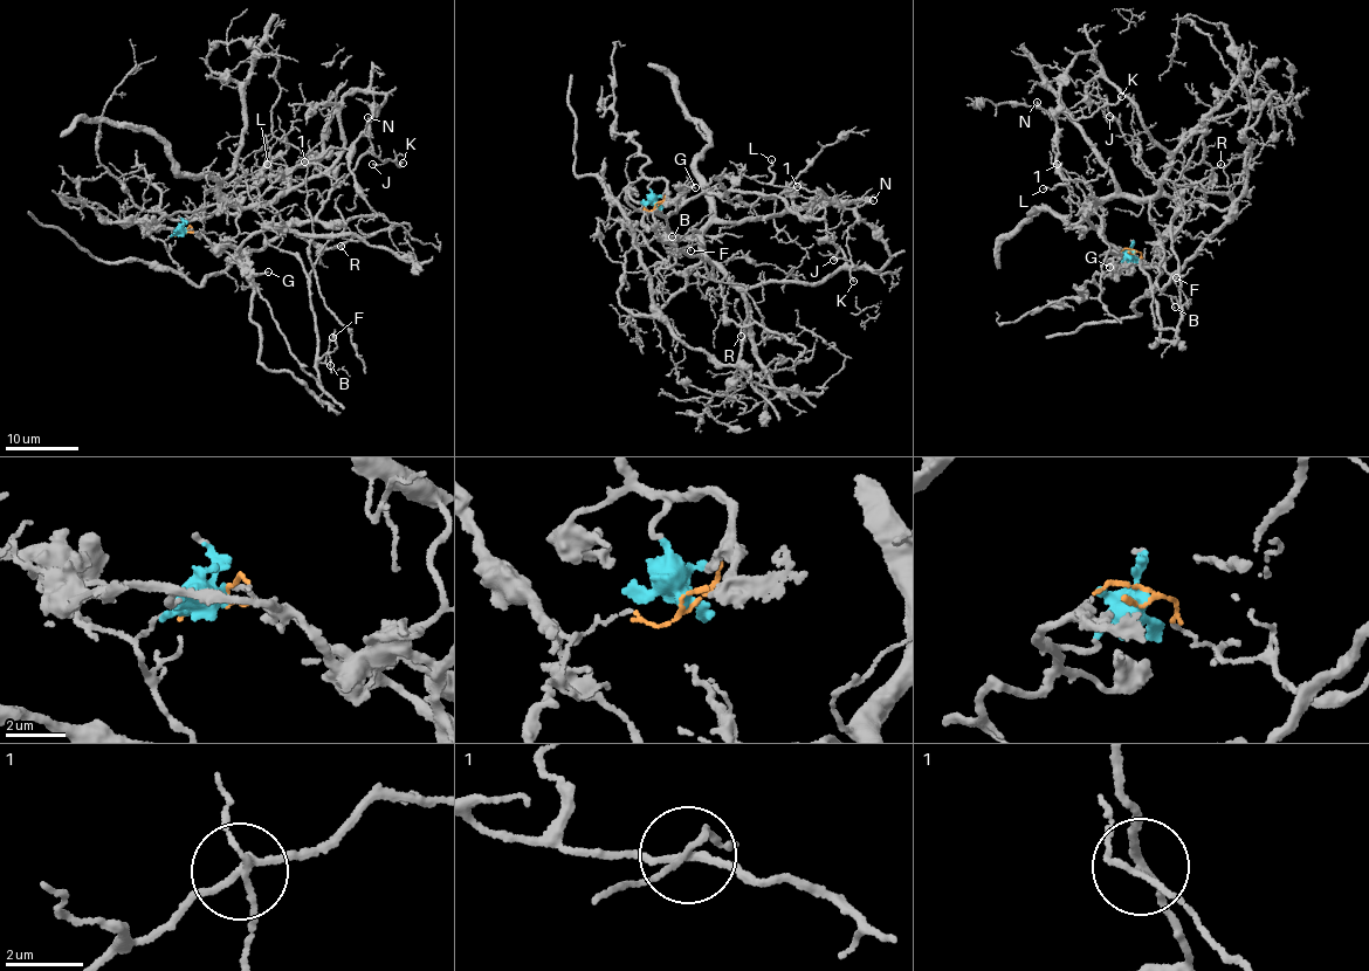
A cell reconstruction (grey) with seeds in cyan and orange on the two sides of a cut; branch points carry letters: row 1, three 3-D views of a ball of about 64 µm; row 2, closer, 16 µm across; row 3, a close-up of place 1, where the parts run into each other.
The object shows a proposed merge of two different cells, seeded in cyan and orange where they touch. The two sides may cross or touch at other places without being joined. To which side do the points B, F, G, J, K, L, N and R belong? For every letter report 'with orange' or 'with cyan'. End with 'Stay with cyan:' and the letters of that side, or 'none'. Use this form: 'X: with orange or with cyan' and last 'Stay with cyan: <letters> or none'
B: with cyan
F: with cyan
G: with cyan
J: with orange
K: with orange
L: with orange
N: with orange
R: with orange
Stay with cyan: B, F, G

